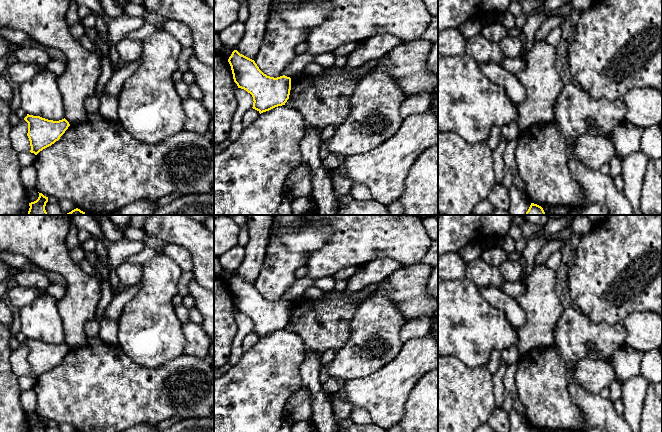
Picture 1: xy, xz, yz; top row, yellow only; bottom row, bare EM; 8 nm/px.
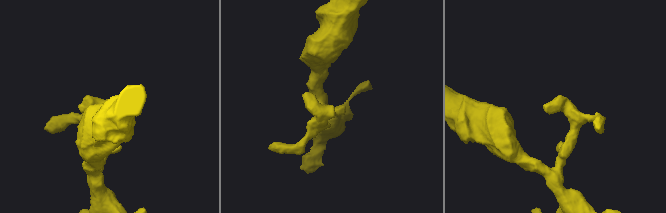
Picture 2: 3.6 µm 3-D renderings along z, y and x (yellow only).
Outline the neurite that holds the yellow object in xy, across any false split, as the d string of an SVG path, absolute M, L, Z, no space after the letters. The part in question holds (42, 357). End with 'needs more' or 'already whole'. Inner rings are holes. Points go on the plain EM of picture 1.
M27 338L24 344L28 347L27 360L31 370L30 376L35 379L58 365L70 350L65 342L53 345Z | already whole

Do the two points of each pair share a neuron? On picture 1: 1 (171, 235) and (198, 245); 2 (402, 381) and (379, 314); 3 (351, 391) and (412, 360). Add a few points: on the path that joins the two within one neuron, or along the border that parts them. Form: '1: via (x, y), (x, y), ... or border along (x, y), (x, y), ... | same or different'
1: via (178, 235), (188, 235), (191, 238) | same
2: border along (403, 343), (400, 350), (387, 363), (375, 371) | different
3: via (366, 391), (381, 391), (397, 375) | same

